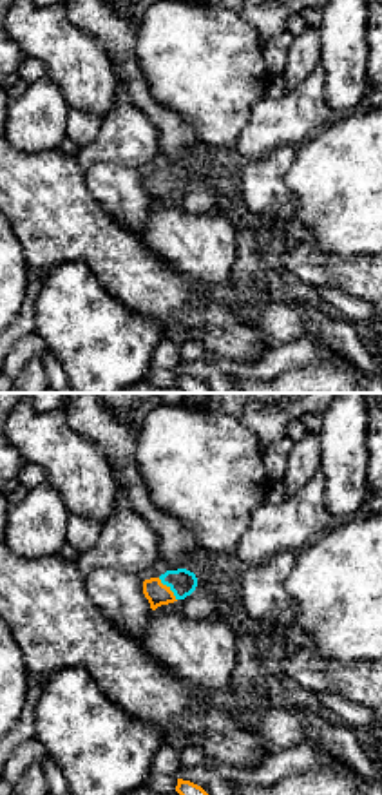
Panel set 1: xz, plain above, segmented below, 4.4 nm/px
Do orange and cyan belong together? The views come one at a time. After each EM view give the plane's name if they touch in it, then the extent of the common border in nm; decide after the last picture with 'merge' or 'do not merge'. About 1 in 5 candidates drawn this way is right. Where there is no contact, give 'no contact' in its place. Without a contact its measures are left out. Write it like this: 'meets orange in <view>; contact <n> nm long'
meets orange in xz; contact 130 nm long

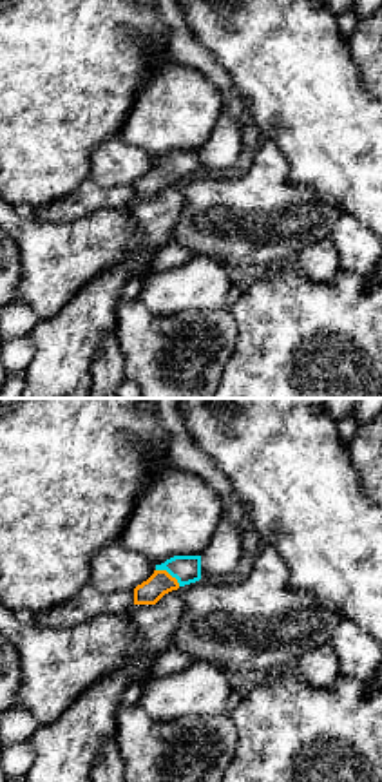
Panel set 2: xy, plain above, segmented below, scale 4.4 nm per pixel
meets orange in xy; contact 130 nm long

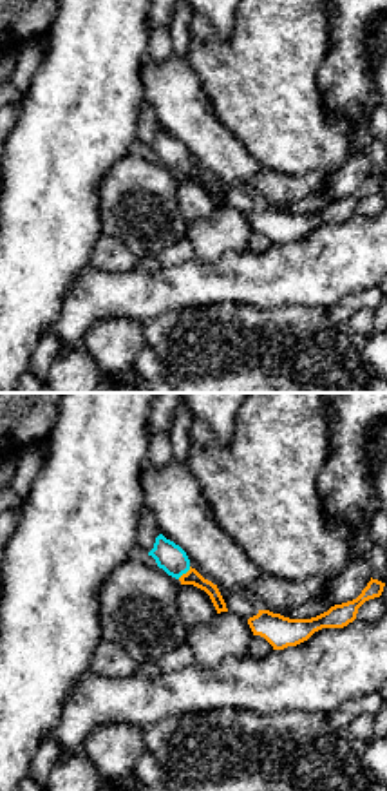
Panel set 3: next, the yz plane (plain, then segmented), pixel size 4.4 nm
meets orange in yz; contact 80 nm long

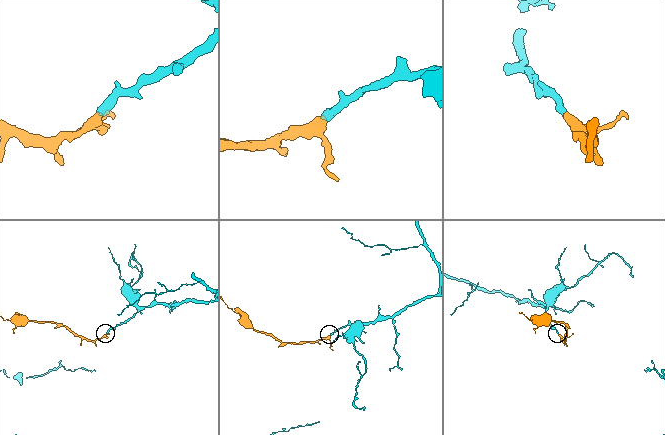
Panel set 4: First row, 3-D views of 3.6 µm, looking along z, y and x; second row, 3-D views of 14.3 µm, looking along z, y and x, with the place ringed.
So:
merge

